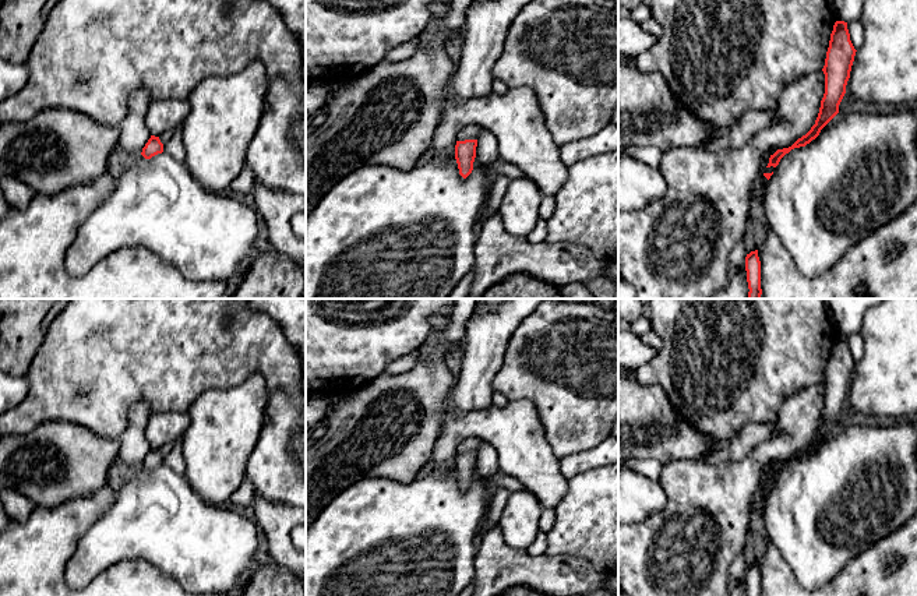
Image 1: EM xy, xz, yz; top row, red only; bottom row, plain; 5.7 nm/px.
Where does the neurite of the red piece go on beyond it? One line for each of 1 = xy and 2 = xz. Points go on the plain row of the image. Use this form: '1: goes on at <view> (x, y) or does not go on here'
1: does not go on here
2: does not go on here

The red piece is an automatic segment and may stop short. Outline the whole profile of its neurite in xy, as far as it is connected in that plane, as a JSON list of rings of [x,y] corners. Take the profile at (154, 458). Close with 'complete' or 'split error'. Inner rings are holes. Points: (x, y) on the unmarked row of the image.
[[[151,448],[145,459],[142,461],[141,468],[145,472],[151,472],[152,469],[163,465],[163,456],[161,455],[159,449]]] | complete

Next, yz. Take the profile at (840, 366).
[[[836,334],[830,346],[829,360],[826,364],[825,378],[825,406],[815,437],[811,442],[798,451],[791,459],[777,462],[769,470],[766,480],[776,480],[780,472],[794,461],[805,459],[815,452],[821,442],[839,426],[839,417],[846,406],[846,398],[850,391],[856,362],[850,353],[847,335]]] | complete

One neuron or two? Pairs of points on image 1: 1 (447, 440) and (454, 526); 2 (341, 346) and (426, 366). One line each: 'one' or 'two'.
1: two
2: two

